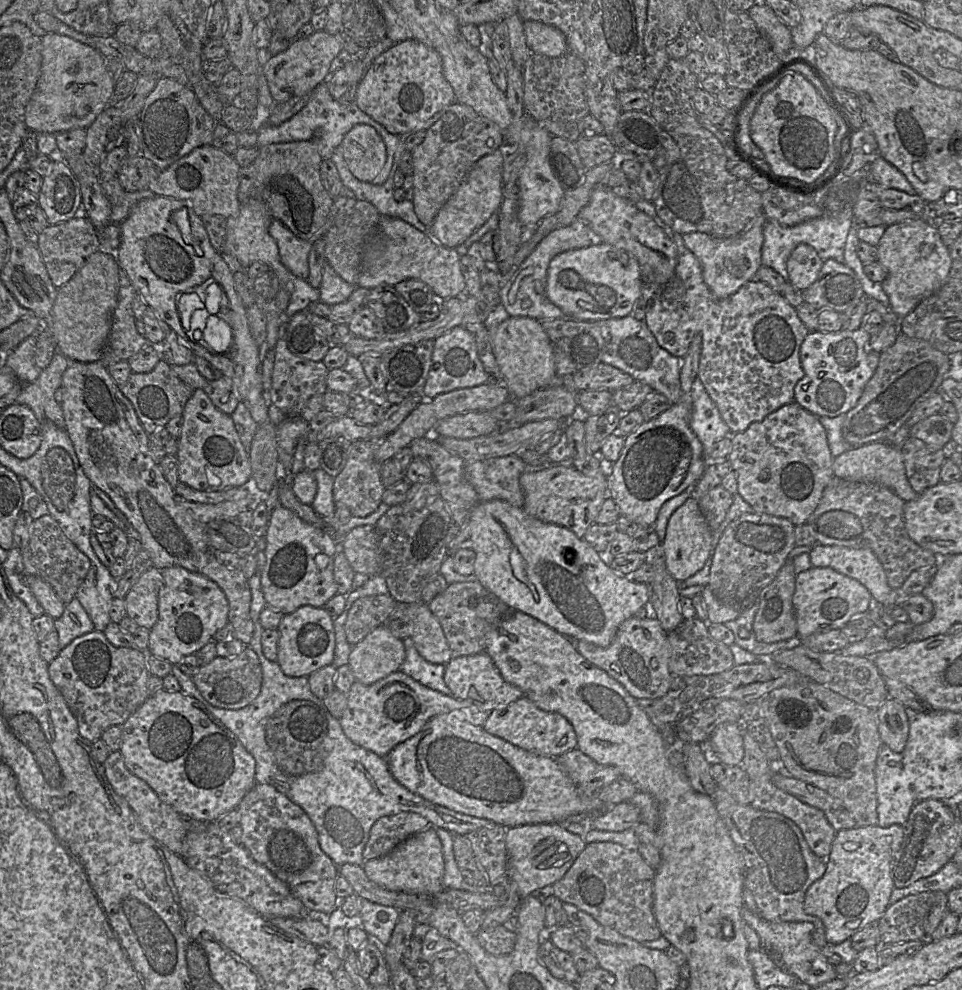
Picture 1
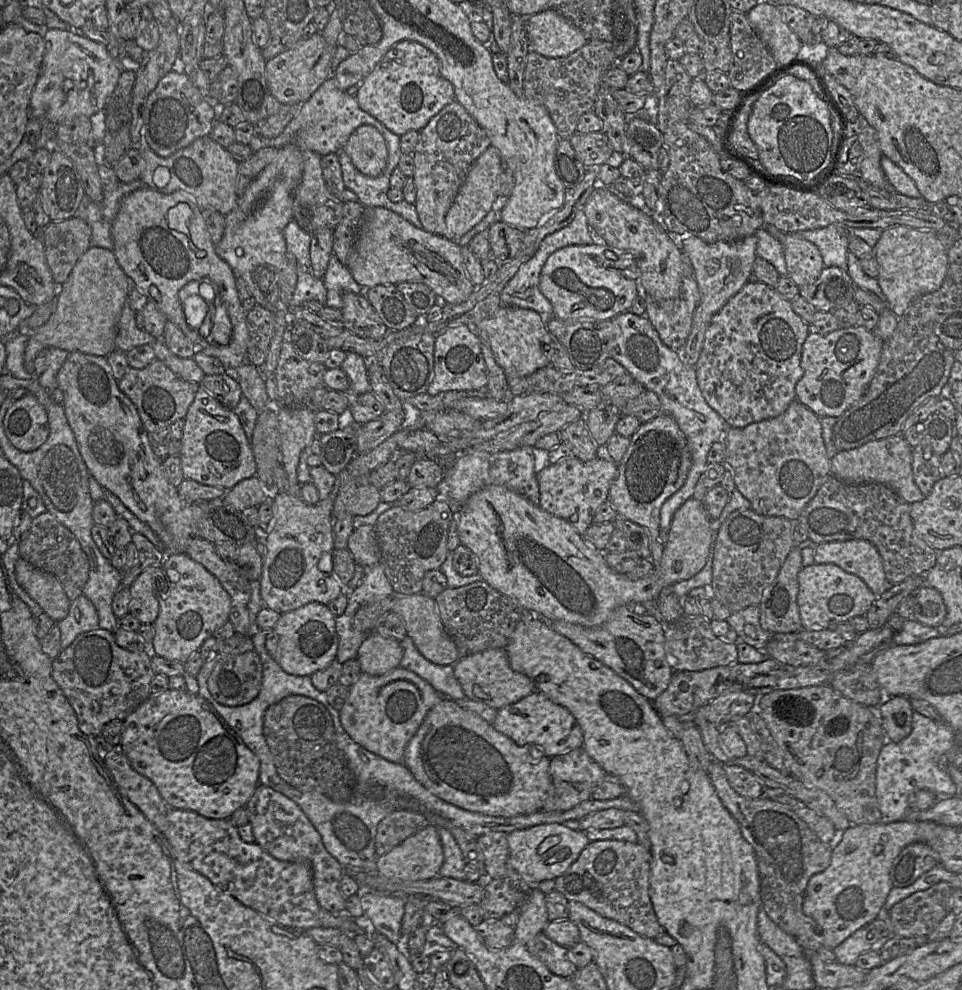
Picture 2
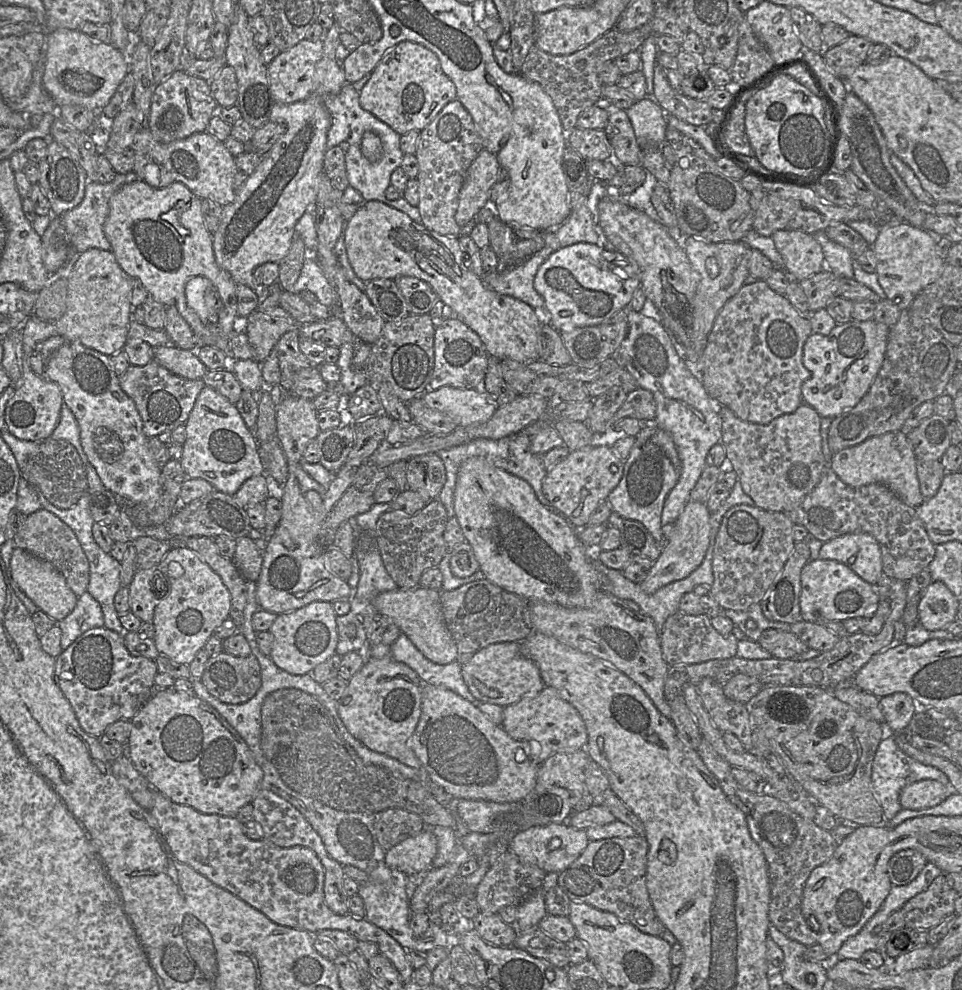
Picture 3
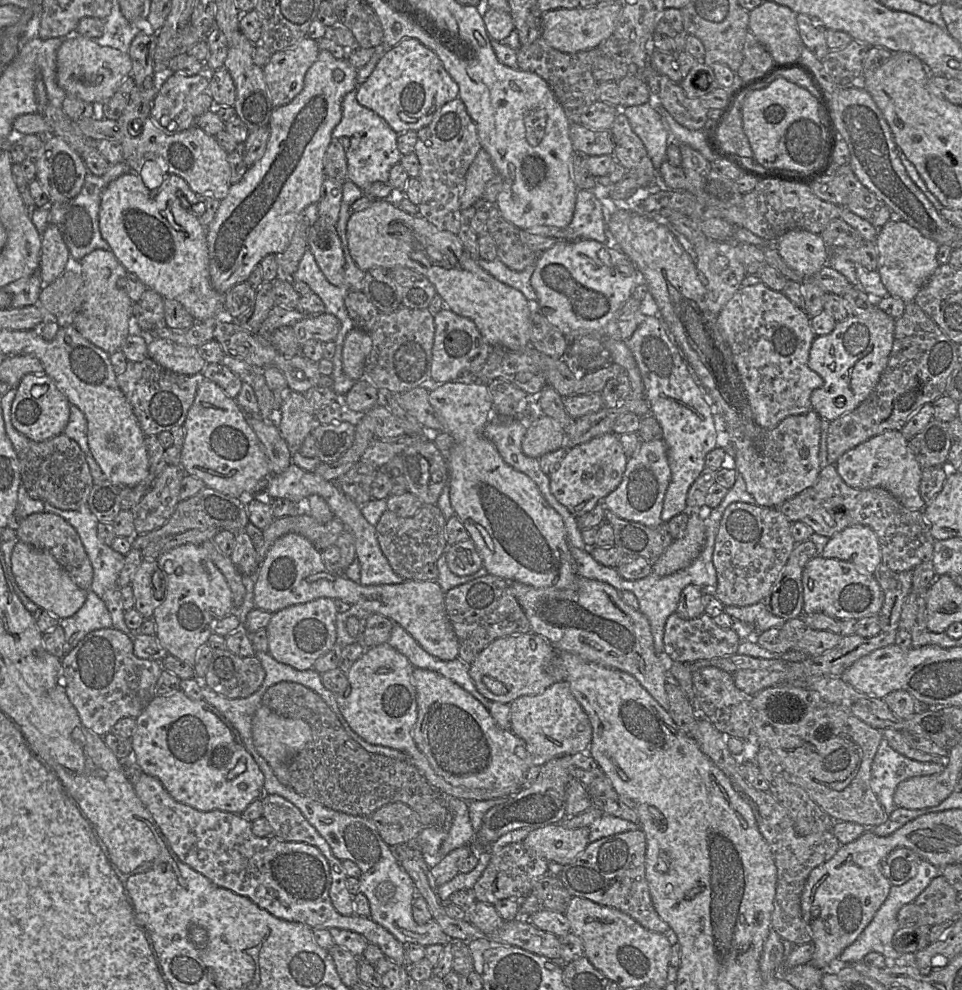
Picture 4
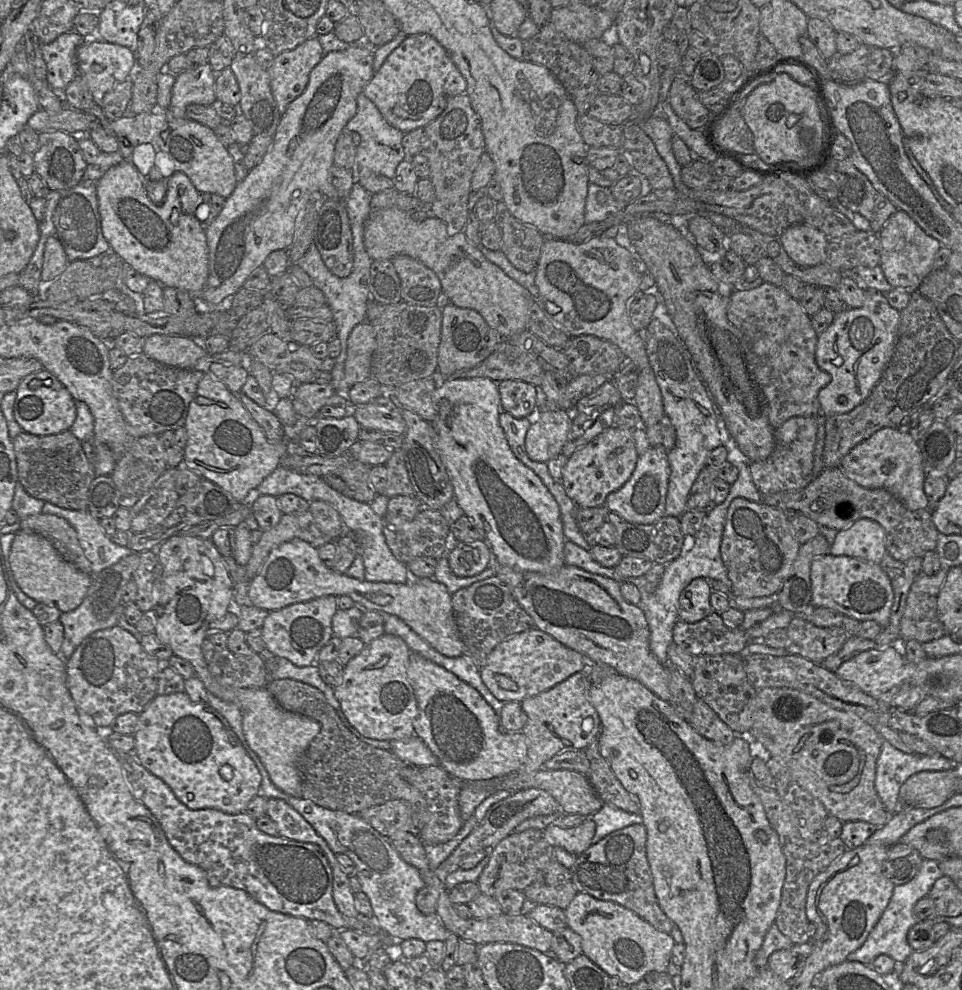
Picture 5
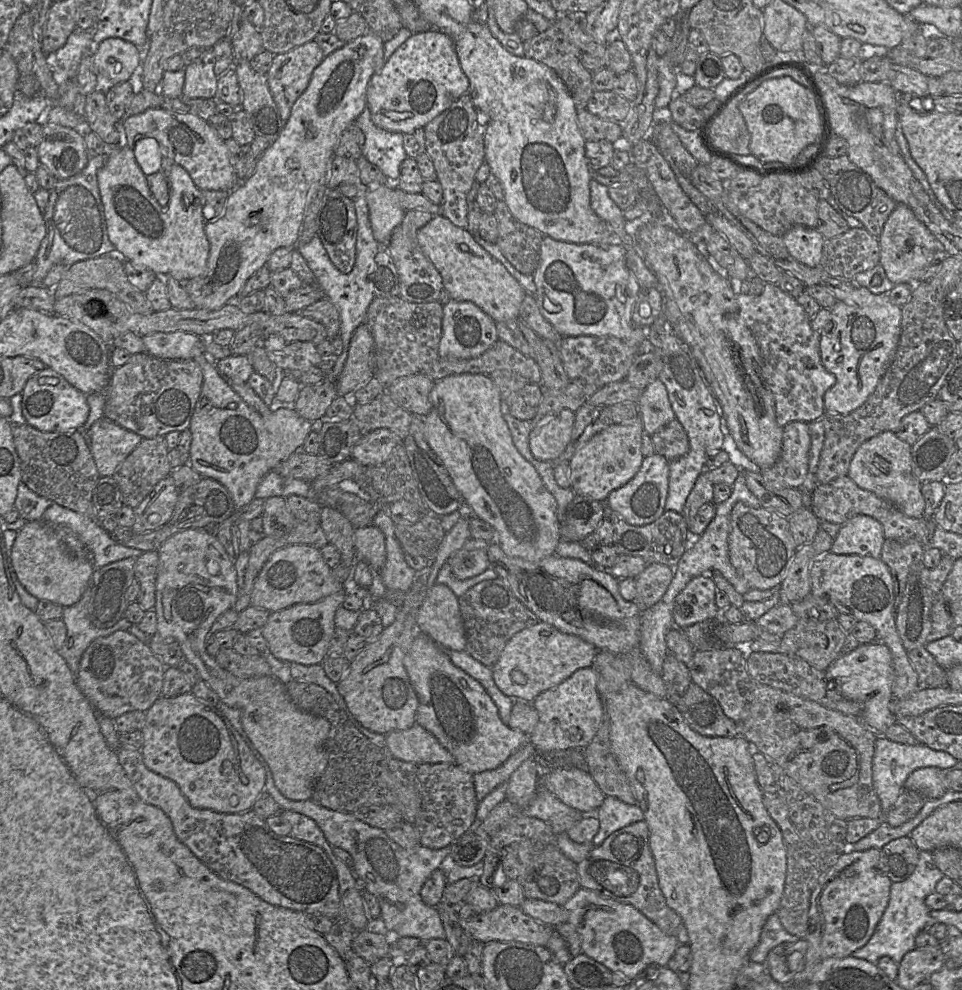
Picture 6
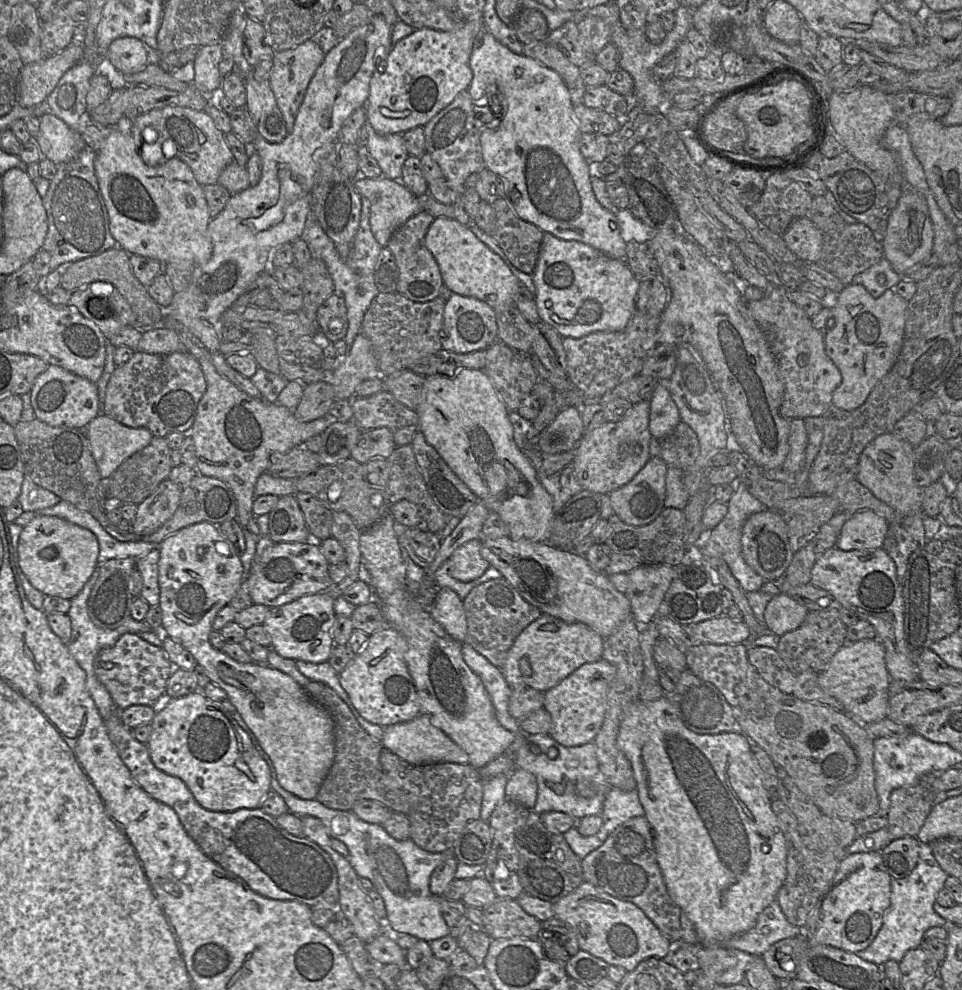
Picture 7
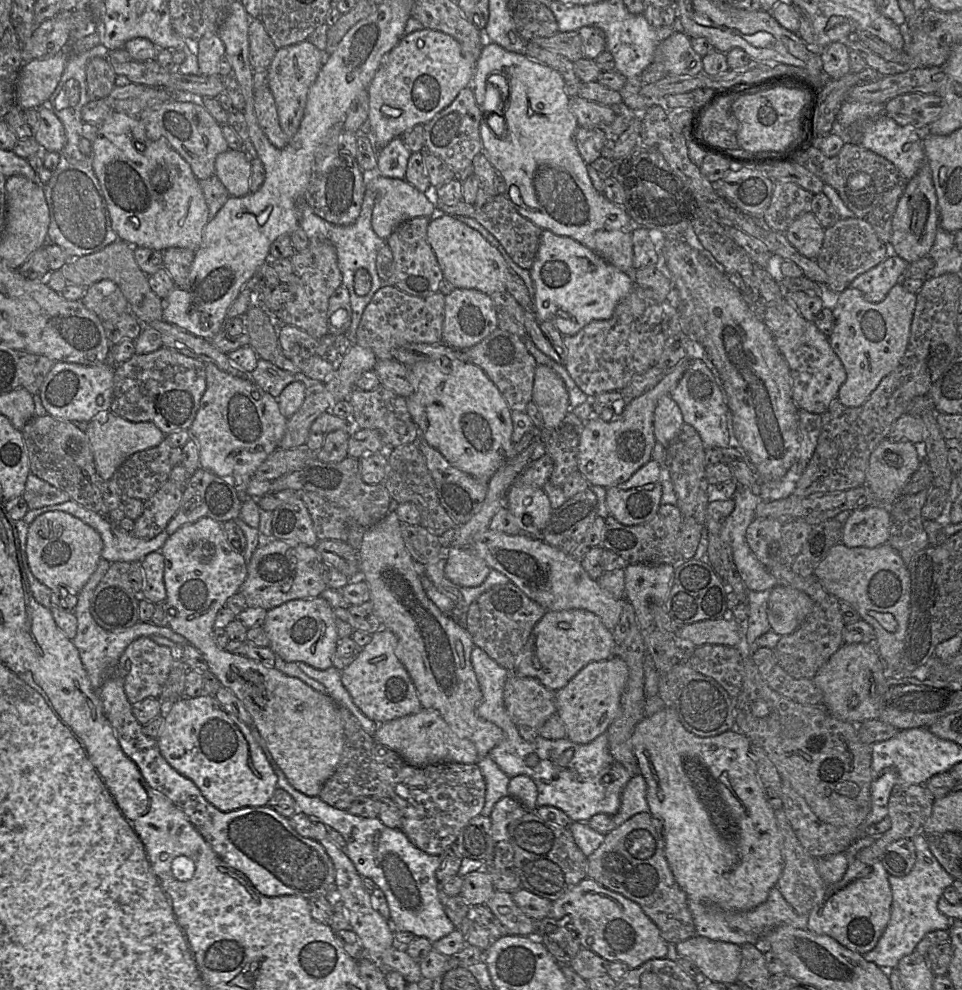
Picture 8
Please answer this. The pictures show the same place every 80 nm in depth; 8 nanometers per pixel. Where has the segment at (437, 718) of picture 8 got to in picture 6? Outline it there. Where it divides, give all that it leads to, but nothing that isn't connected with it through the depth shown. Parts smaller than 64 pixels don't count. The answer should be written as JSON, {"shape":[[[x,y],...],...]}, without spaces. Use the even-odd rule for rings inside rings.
{"shape":[[[414,724],[407,730],[396,730],[385,735],[386,747],[400,761],[415,764],[454,764],[454,758],[427,730]]]}

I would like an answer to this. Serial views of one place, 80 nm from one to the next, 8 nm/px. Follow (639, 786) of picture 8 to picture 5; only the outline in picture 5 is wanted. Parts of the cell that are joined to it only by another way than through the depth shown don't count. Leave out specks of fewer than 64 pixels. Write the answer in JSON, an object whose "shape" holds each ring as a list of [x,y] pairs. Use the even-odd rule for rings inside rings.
{"shape":[[[603,803],[600,810],[593,814],[591,818],[596,825],[595,835],[591,842],[592,845],[617,830],[632,824],[642,823],[640,813],[629,813],[606,803]]]}

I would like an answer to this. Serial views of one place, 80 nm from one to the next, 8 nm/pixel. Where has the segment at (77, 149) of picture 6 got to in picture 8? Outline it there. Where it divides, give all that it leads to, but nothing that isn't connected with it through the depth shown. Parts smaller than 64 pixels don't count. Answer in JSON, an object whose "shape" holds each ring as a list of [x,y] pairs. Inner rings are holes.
{"shape":[[[47,105],[38,109],[39,120],[34,138],[41,145],[43,151],[61,152],[66,144],[66,133],[61,120]]]}

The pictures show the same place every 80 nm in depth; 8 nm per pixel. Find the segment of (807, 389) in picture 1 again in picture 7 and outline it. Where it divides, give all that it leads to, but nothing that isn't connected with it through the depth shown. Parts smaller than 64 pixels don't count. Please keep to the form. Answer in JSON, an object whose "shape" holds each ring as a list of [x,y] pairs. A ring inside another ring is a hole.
{"shape":[[[851,283],[838,294],[836,305],[831,309],[831,316],[835,318],[836,324],[831,330],[824,332],[825,352],[842,375],[840,385],[833,392],[832,404],[834,406],[843,410],[858,408],[892,369],[903,345],[907,307],[908,301],[893,289],[888,289],[880,297],[874,298],[864,286]]]}

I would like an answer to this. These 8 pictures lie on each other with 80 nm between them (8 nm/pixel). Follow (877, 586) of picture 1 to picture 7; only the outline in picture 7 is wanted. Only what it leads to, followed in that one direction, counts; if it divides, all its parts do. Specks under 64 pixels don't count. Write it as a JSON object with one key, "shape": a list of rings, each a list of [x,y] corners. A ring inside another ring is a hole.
{"shape":[[[872,510],[855,512],[848,515],[835,546],[843,551],[881,548],[888,526],[887,521]]]}

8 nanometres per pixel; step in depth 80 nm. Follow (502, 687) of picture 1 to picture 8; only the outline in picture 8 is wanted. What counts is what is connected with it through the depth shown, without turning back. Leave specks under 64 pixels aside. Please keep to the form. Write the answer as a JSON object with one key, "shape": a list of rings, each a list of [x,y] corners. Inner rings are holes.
{"shape":[[[581,609],[547,611],[534,626],[511,671],[519,676],[536,678],[548,689],[557,691],[587,664],[611,658],[614,647],[612,631],[594,613]]]}

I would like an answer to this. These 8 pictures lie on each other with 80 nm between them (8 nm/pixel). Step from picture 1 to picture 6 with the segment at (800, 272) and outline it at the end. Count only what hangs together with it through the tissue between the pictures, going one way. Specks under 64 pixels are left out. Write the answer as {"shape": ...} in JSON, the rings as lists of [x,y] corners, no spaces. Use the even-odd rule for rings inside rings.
{"shape":[[[795,225],[783,236],[789,253],[799,262],[809,266],[819,266],[825,238],[816,228]]]}

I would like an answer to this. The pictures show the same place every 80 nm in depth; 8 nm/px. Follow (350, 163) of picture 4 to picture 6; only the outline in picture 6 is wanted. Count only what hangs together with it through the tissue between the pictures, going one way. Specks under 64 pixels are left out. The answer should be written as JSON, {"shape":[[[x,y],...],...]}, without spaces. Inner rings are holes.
{"shape":[[[367,105],[355,122],[365,135],[365,142],[360,146],[362,156],[378,166],[388,180],[397,181],[401,163],[408,157],[403,146],[404,134],[377,127]]]}

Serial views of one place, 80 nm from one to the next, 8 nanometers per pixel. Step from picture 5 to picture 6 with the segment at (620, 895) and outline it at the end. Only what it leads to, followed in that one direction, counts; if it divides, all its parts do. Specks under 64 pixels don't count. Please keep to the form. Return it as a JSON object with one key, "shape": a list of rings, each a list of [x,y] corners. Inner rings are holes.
{"shape":[[[644,820],[613,832],[577,864],[577,872],[582,888],[593,890],[618,902],[630,904],[665,934],[677,935],[682,920],[667,905],[659,887],[655,863],[649,846],[649,828]]]}

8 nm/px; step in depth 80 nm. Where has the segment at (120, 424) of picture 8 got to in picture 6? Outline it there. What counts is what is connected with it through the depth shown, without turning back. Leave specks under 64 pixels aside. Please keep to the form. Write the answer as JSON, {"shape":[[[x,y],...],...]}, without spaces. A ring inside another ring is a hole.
{"shape":[[[107,417],[98,419],[87,431],[88,445],[100,476],[112,476],[136,448],[142,437]]]}

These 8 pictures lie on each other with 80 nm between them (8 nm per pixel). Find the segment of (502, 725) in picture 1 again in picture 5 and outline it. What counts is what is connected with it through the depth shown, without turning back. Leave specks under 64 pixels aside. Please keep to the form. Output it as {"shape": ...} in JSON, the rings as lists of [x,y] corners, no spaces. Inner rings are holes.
{"shape":[[[580,671],[565,681],[536,696],[521,702],[527,715],[522,733],[527,738],[526,761],[517,772],[534,774],[555,755],[569,750],[584,750],[600,734],[600,718],[590,702],[591,679],[586,671]]]}

